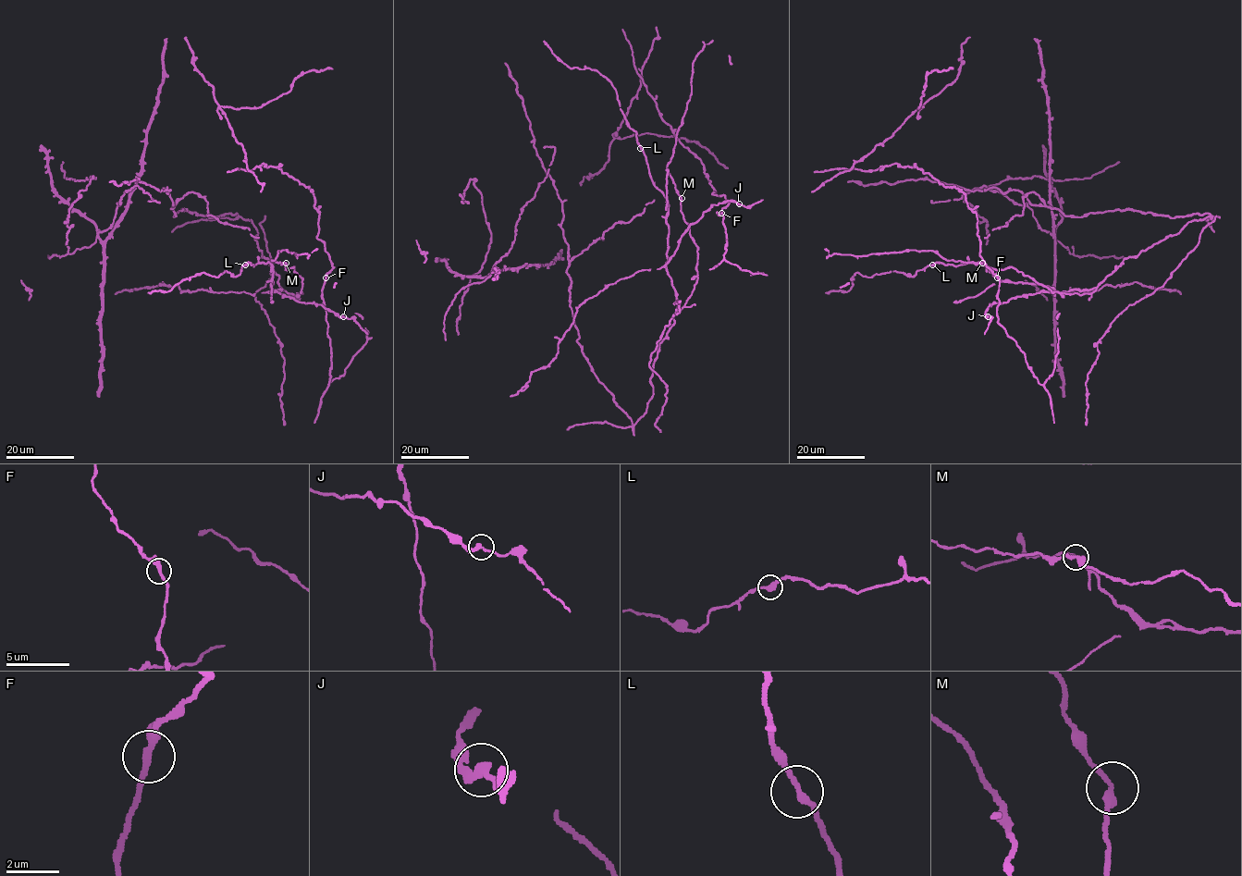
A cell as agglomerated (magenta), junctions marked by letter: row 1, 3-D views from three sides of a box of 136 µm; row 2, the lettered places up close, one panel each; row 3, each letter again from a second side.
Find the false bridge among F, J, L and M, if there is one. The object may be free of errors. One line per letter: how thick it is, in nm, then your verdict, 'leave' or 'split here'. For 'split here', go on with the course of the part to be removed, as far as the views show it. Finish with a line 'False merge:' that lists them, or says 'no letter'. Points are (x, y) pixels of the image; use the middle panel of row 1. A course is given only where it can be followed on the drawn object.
F: 320 nm thick; leave
J: 260 nm thick; leave
L: 280 nm thick; leave
M: 320 nm thick; leave
False merge: no letter

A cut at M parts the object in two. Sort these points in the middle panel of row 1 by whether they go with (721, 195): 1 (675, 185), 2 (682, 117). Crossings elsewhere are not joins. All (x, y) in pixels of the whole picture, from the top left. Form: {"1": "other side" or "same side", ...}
{"1": "other side", "2": "other side"}

